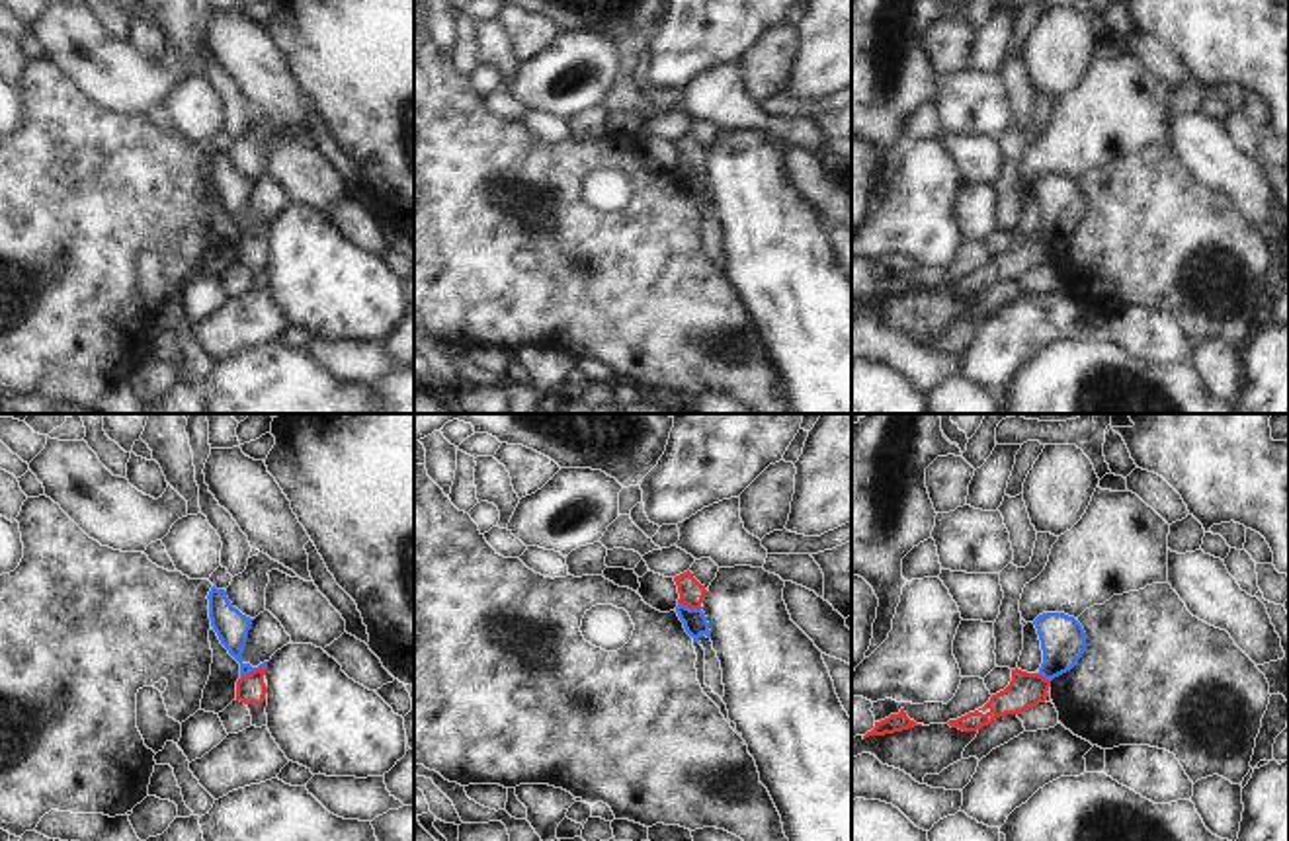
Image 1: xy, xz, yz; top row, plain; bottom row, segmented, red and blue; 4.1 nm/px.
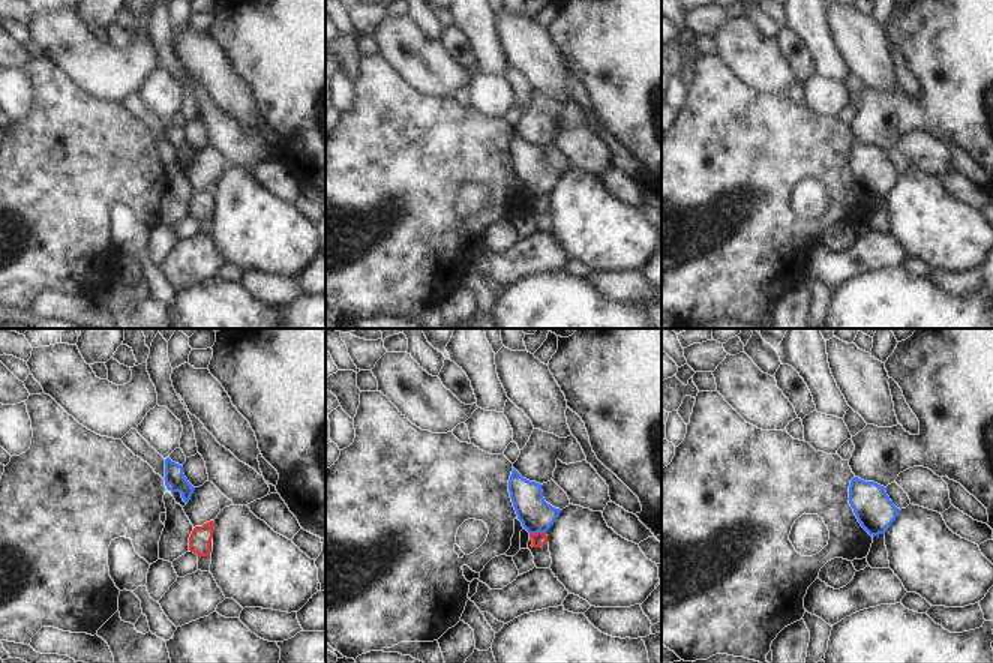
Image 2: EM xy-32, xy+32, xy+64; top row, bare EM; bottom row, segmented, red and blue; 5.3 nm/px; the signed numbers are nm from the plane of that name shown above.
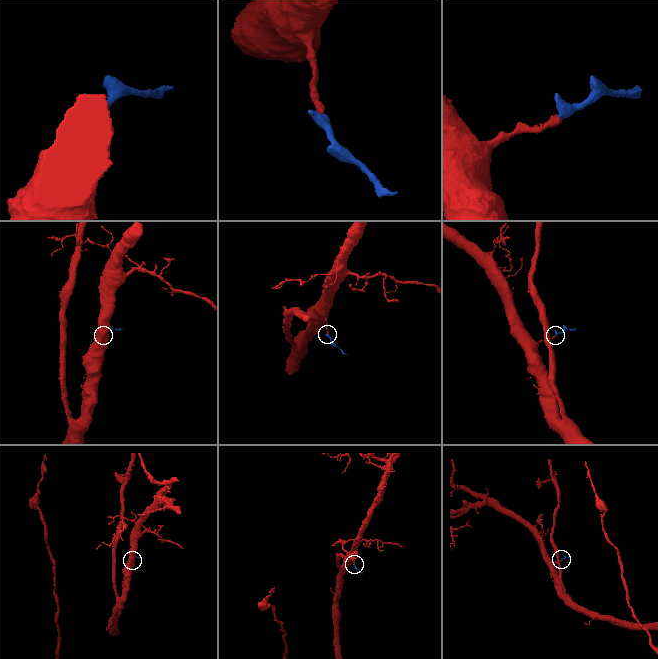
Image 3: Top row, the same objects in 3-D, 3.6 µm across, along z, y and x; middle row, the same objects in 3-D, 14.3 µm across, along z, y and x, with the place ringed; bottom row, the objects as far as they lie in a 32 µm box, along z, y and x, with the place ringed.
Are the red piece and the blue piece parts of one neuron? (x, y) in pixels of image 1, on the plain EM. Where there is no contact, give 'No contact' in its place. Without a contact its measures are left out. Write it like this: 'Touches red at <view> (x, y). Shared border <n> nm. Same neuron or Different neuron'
Touches red at xy (254, 233). Shared border 120 nm. Different neuron

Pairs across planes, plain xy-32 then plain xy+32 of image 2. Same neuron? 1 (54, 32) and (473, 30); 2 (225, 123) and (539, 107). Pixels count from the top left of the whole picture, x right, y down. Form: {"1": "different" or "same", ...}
{"1": "different", "2": "different"}

